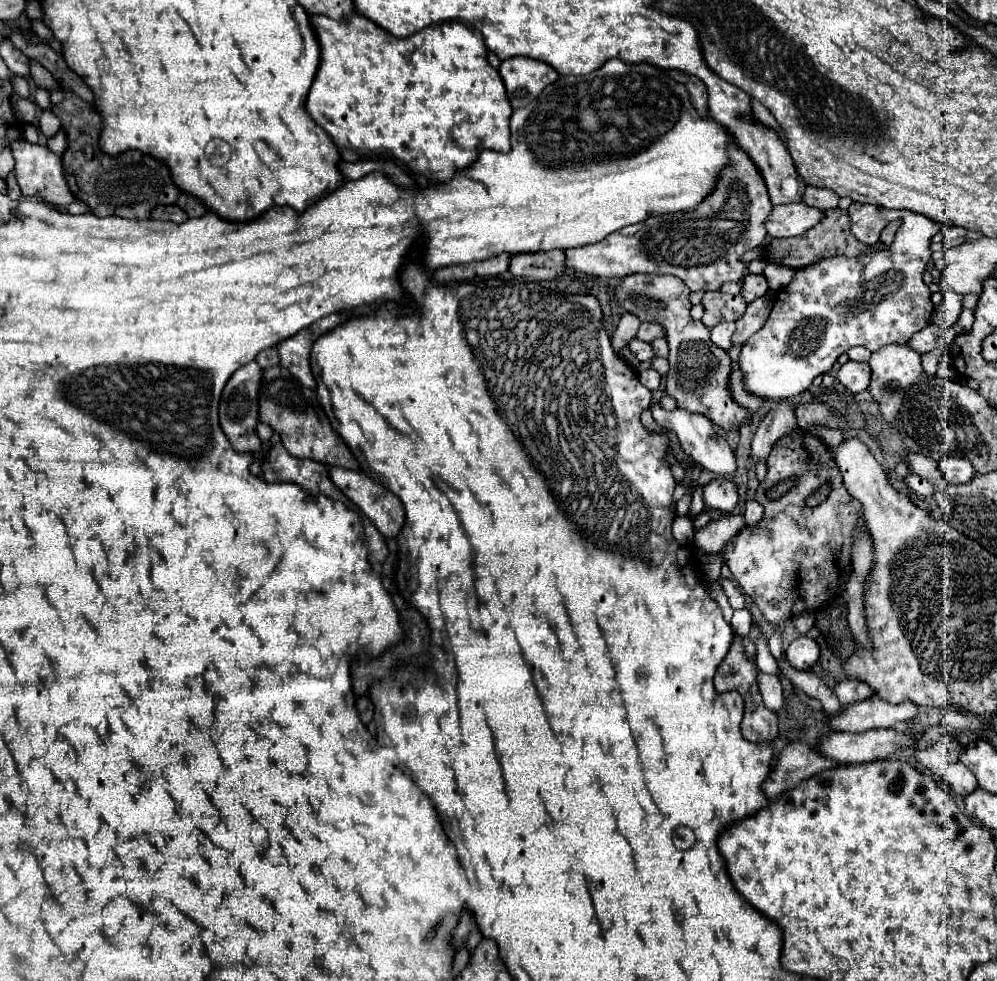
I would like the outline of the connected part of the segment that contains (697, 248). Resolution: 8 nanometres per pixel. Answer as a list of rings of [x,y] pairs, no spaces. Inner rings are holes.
[[[731,145],[729,157],[733,167],[721,173],[717,191],[713,191],[701,207],[687,213],[647,219],[645,223],[615,231],[609,239],[593,243],[593,247],[565,251],[567,267],[597,278],[623,279],[635,273],[675,275],[683,279],[691,291],[715,291],[721,289],[723,283],[741,281],[745,275],[741,257],[745,251],[765,243],[765,221],[773,205],[753,161],[737,145]]]

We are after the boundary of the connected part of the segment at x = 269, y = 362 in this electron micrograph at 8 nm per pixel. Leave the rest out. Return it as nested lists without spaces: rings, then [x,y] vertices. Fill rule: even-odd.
[[[265,349],[265,351],[261,351],[261,353],[257,355],[255,361],[257,361],[263,369],[267,369],[267,367],[275,367],[275,365],[279,365],[279,355],[277,355],[275,349]]]

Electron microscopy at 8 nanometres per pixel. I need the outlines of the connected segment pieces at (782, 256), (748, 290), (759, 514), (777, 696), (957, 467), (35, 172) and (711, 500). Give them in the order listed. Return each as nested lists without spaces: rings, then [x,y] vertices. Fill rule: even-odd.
[[[829,209],[825,213],[827,213],[827,217],[819,223],[819,227],[809,229],[805,235],[791,237],[791,239],[771,239],[771,243],[767,245],[767,261],[779,263],[779,265],[789,265],[789,267],[795,267],[795,269],[803,269],[803,267],[813,265],[813,263],[817,263],[821,259],[829,259],[829,257],[837,257],[837,255],[861,257],[861,255],[877,251],[877,245],[867,247],[865,243],[859,243],[853,237],[853,233],[849,229],[851,221],[847,217],[847,211]]]
[[[749,273],[749,275],[743,279],[741,295],[745,297],[747,303],[751,303],[751,301],[755,301],[757,297],[763,297],[763,295],[767,293],[767,289],[769,289],[769,285],[767,285],[765,275],[751,275],[751,273]]]
[[[747,501],[747,511],[745,511],[745,525],[753,527],[757,525],[763,517],[764,509],[757,501]]]
[[[759,671],[757,681],[759,681],[759,691],[761,691],[763,701],[767,703],[767,707],[779,713],[779,711],[785,707],[783,687],[781,687],[779,677],[773,677],[773,675],[767,675],[767,673],[761,673],[761,671]]]
[[[943,457],[939,461],[939,469],[949,483],[967,483],[975,475],[971,463],[961,457]]]
[[[15,139],[11,141],[11,151],[15,157],[15,173],[17,173],[17,183],[21,187],[23,195],[35,195],[45,199],[47,203],[55,205],[55,207],[67,207],[69,203],[75,201],[73,193],[69,191],[67,183],[65,183],[65,175],[63,175],[63,165],[61,165],[61,157],[55,155],[51,149],[39,145],[39,143],[27,143],[25,139]]]
[[[713,479],[703,487],[703,501],[709,509],[731,513],[737,503],[737,489],[727,479]]]

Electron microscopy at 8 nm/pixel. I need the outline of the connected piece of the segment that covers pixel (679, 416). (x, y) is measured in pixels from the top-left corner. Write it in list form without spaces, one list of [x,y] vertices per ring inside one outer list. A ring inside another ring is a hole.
[[[653,405],[651,411],[653,411],[653,419],[657,421],[657,425],[667,427],[667,429],[671,429],[671,431],[677,433],[681,449],[695,463],[699,463],[701,467],[705,467],[707,471],[711,471],[711,473],[715,473],[719,477],[729,477],[729,475],[737,473],[737,461],[735,461],[733,449],[729,447],[729,443],[725,441],[725,437],[713,427],[713,423],[709,419],[705,419],[705,415],[697,415],[697,413],[689,413],[689,411],[681,411],[681,409],[663,411],[659,405]]]

